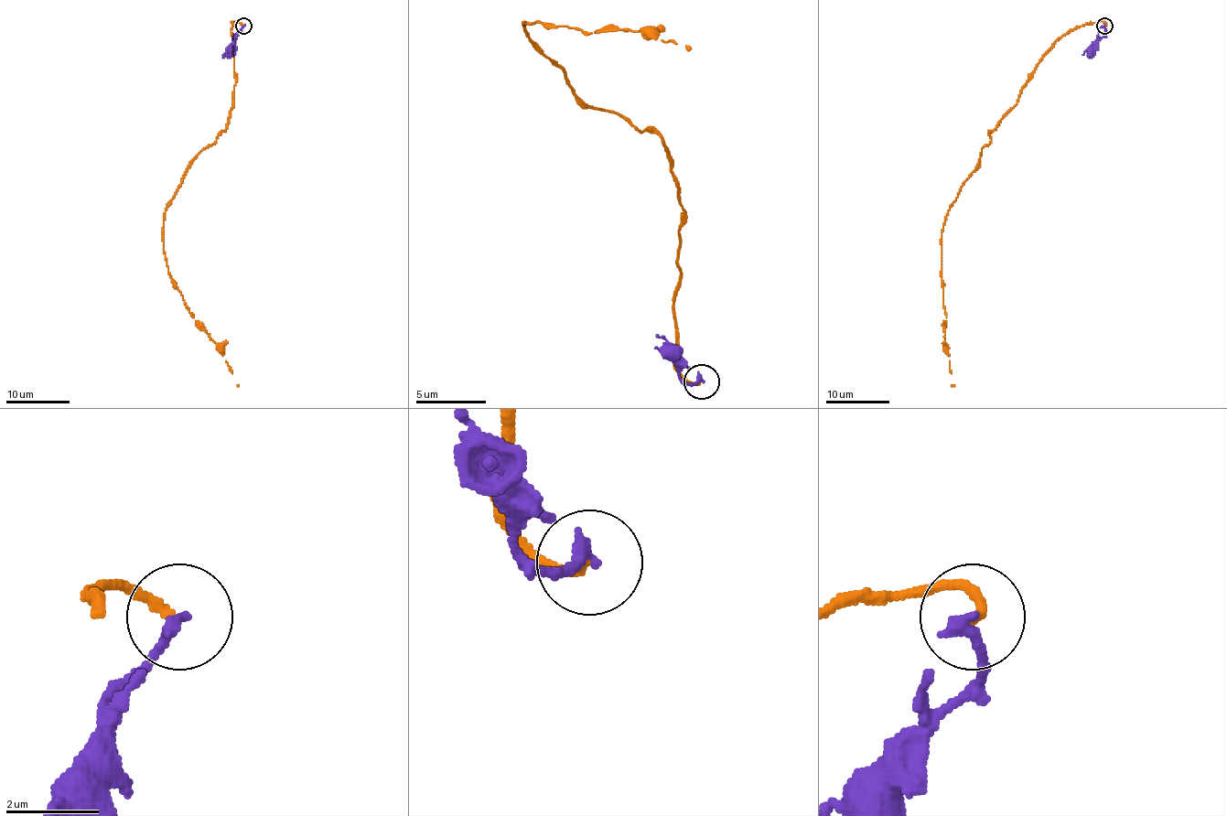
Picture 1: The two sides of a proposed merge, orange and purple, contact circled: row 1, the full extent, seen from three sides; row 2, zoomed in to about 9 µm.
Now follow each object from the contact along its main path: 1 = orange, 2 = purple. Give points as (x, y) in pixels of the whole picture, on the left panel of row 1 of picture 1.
1: (243, 26), (233, 21), (231, 29), (235, 74), (229, 122), (192, 162), (163, 221), (173, 285), (239, 386)
2: (243, 26), (233, 43), (222, 55)

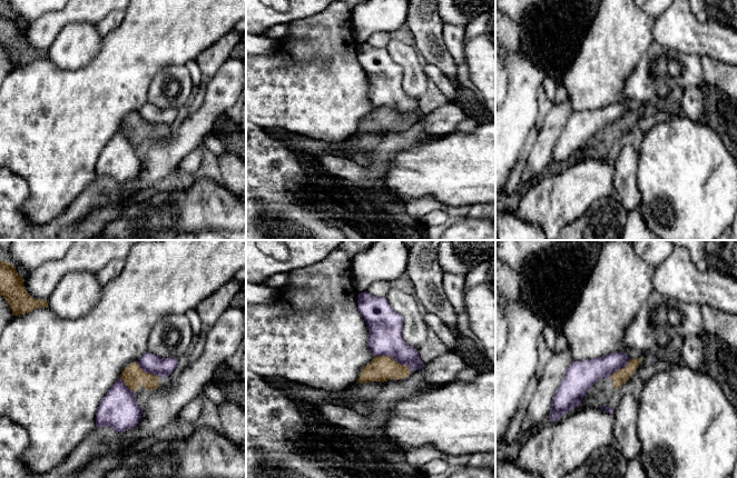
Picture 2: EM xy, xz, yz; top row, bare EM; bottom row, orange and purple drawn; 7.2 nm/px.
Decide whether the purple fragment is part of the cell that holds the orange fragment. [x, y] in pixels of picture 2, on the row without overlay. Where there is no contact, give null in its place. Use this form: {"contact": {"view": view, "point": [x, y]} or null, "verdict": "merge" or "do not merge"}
{"contact": {"view": "xz", "point": [392, 109]}, "verdict": "do not merge"}

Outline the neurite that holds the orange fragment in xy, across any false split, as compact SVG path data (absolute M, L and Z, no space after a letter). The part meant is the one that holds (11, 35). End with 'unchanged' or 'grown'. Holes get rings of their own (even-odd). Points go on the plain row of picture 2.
M0 11L0 44L14 67L28 64L37 59L48 58L48 51L33 50L23 37L24 30L16 18Z | unchanged

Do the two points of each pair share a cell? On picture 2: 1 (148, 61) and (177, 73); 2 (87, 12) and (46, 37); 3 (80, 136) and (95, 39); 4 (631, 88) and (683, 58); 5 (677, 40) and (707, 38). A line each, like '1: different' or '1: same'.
1: different
2: same
3: different
4: same
5: same

